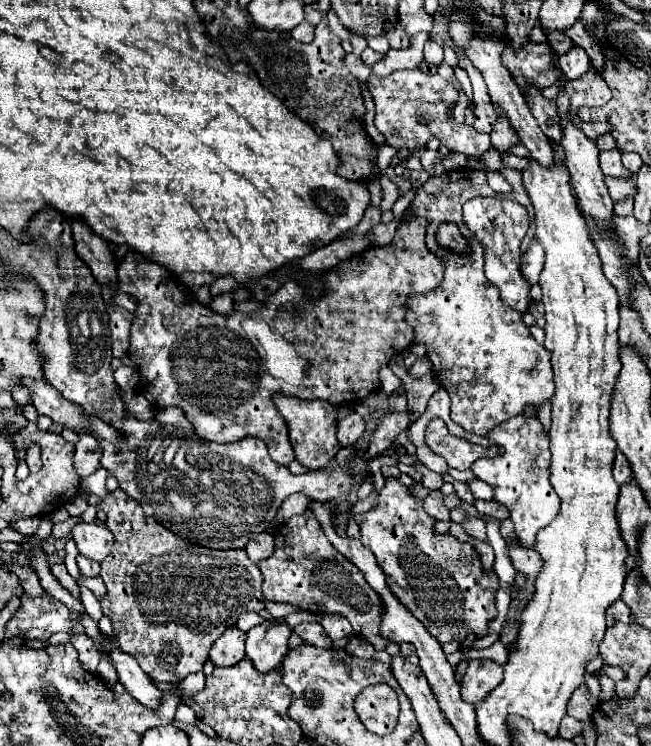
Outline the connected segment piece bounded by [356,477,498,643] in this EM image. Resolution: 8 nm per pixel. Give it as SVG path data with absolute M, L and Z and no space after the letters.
M388 477L378 491L378 505L356 523L362 543L376 553L388 589L440 643L464 641L468 631L476 631L478 637L486 635L488 621L496 617L496 571L484 571L470 543L456 539L450 531L436 533L436 519L424 511L424 501L414 497L406 485Z

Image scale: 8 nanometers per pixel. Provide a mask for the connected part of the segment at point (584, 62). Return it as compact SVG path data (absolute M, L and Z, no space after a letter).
M572 45L572 49L564 55L560 55L558 63L560 63L560 69L562 73L568 77L568 79L576 79L580 75L584 75L588 69L590 69L590 63L588 63L588 55L582 47L578 45Z

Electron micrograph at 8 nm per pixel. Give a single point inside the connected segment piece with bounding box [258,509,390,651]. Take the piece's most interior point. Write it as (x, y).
(305, 570)

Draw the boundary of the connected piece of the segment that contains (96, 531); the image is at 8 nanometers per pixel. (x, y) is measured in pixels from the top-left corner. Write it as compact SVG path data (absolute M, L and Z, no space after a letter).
M80 523L72 529L72 539L78 545L80 555L92 559L92 561L104 561L110 555L114 537L104 525L96 523Z

